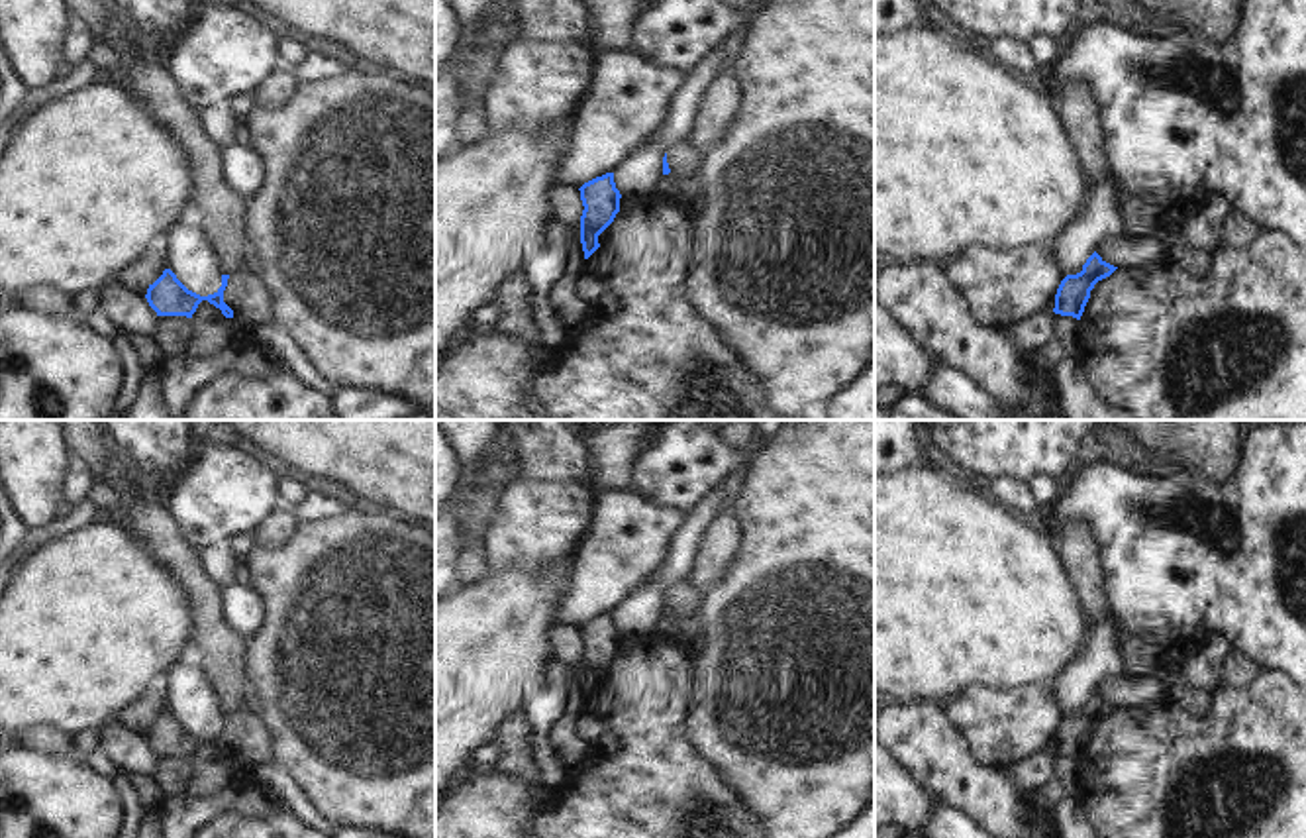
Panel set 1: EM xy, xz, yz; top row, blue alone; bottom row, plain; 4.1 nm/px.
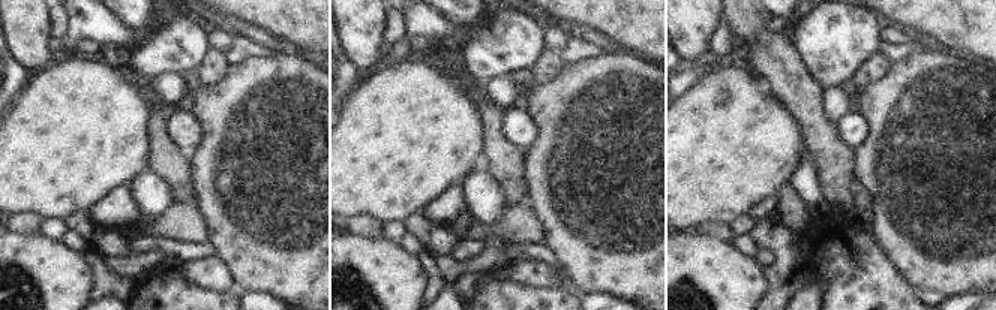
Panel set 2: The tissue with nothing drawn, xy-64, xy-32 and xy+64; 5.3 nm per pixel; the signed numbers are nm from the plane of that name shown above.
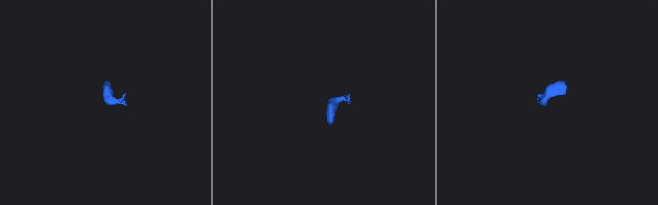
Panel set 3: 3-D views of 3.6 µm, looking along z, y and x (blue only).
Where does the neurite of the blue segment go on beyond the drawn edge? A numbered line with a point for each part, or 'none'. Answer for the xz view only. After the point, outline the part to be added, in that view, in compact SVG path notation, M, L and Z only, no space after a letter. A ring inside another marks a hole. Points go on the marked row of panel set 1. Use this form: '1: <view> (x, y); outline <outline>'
1: xz (687, 159); outline M690 135L688 139L680 141L678 145L667 151L667 163L669 163L671 175L675 177L678 188L686 181L694 181L700 186L700 196L704 192L704 184L702 184L704 161L706 161L706 149L702 149L694 141L694 135Z

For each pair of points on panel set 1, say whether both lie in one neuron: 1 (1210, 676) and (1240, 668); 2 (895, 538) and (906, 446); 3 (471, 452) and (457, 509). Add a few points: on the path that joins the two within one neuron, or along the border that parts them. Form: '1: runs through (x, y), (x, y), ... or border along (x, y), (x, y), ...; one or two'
1: runs through (1218, 674), (1232, 670); one
2: border along (916, 462), (895, 471); two
3: border along (501, 440), (469, 471); two

